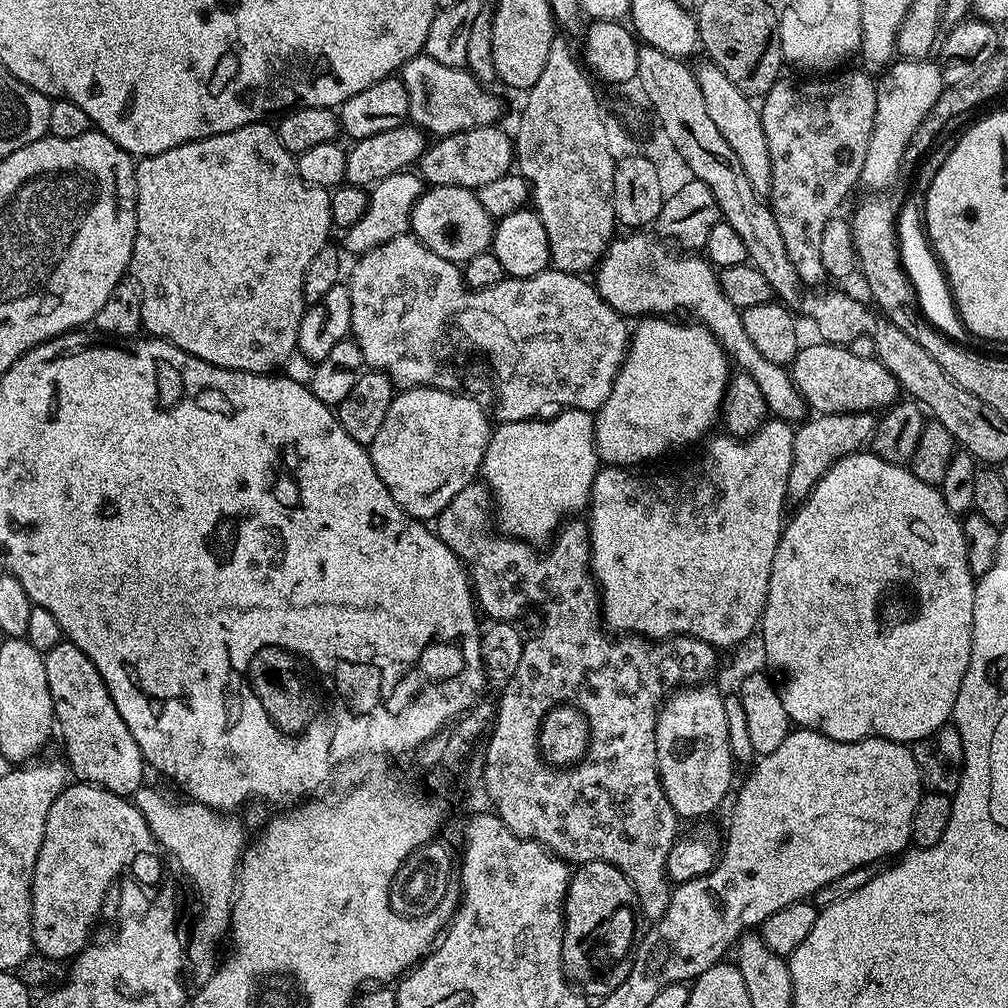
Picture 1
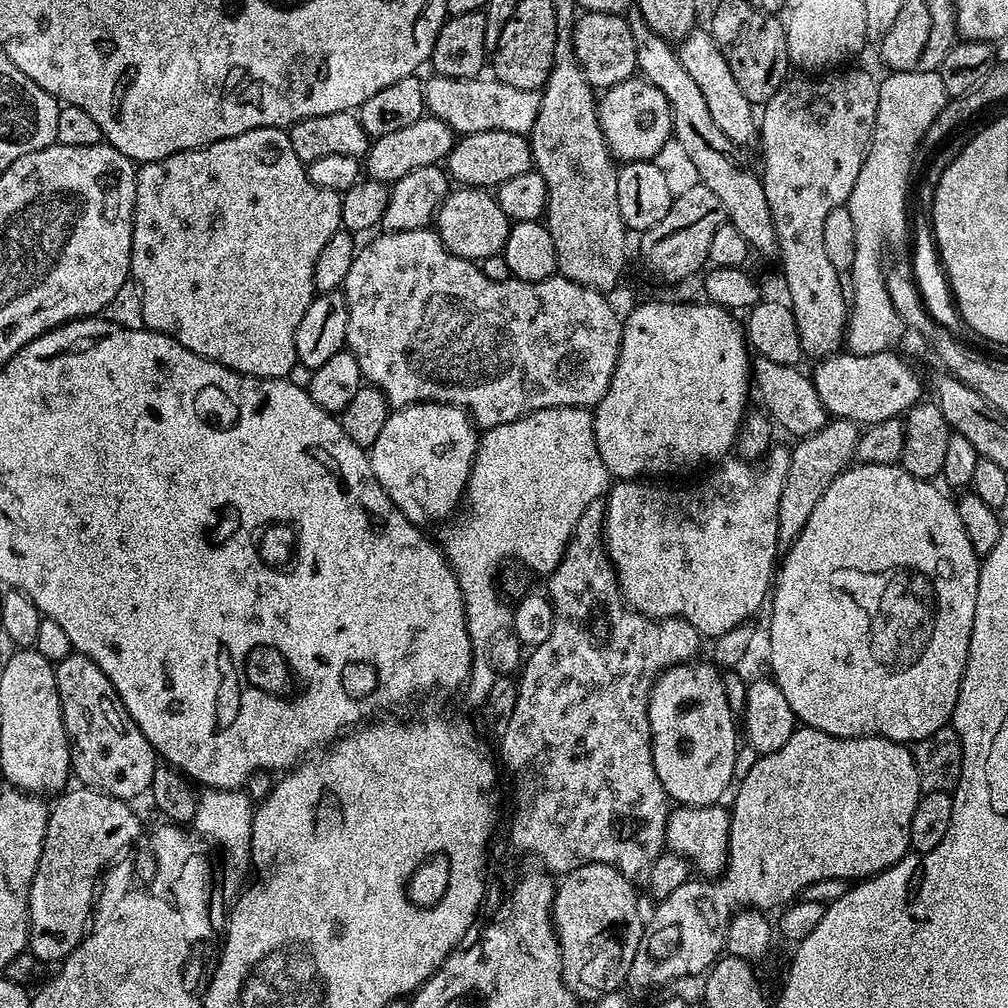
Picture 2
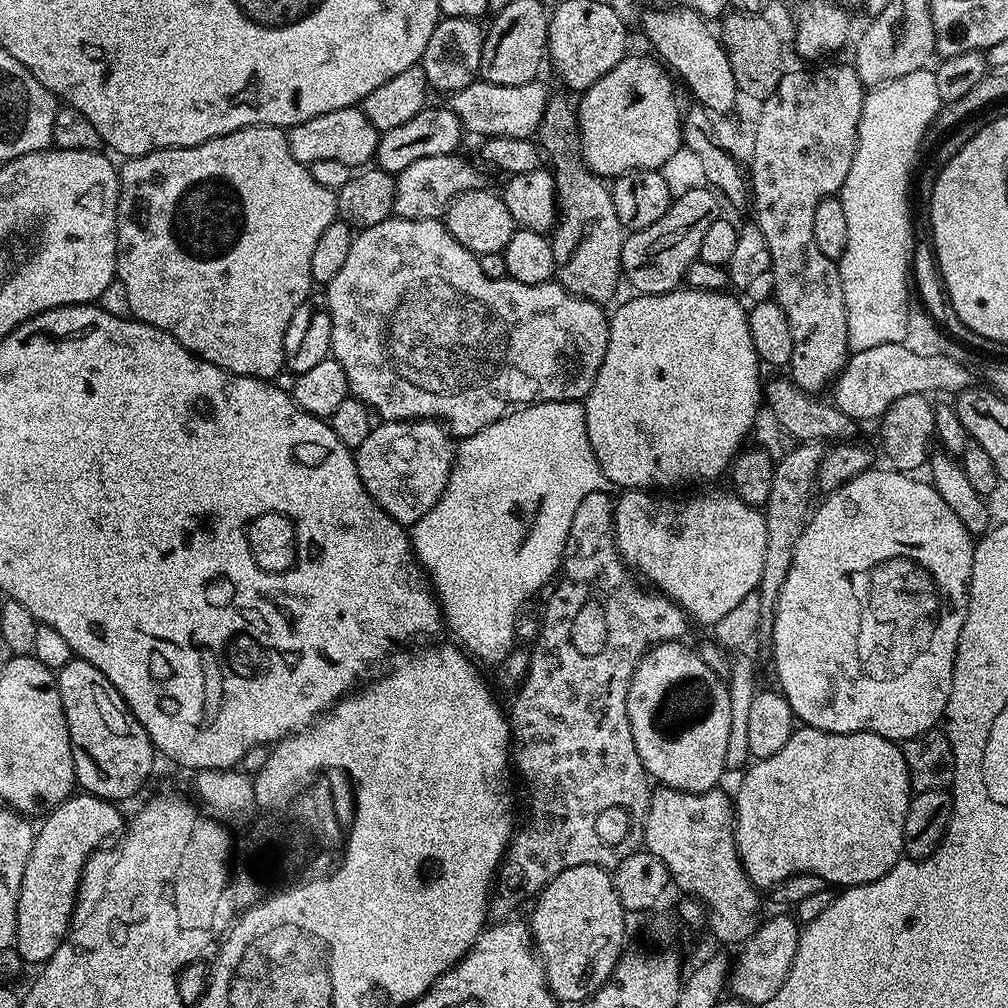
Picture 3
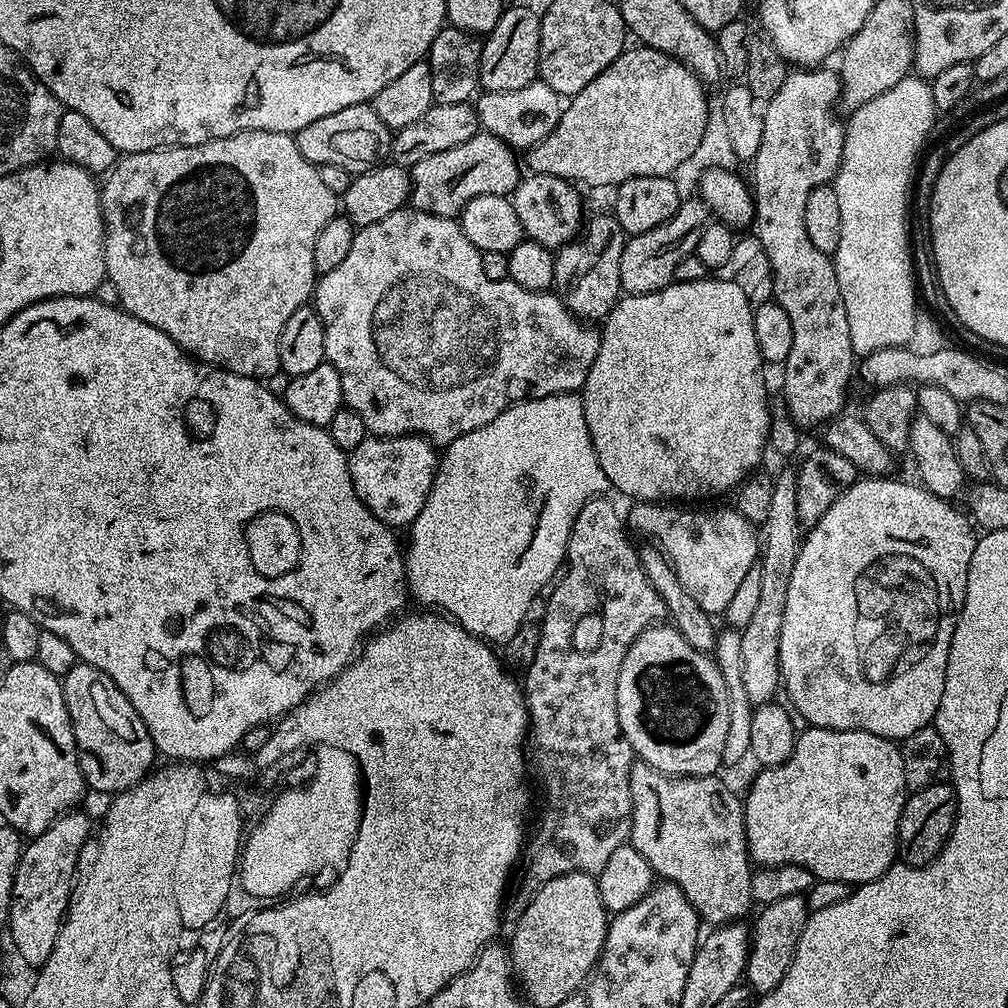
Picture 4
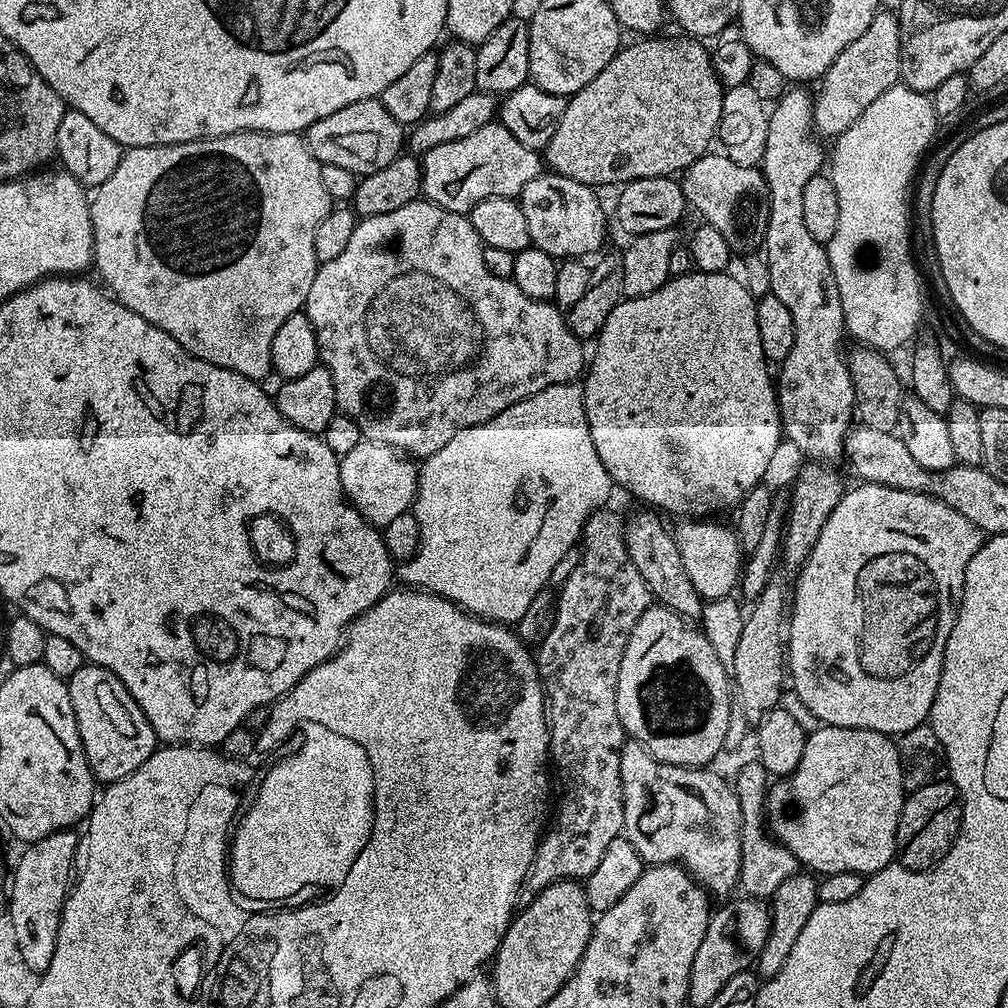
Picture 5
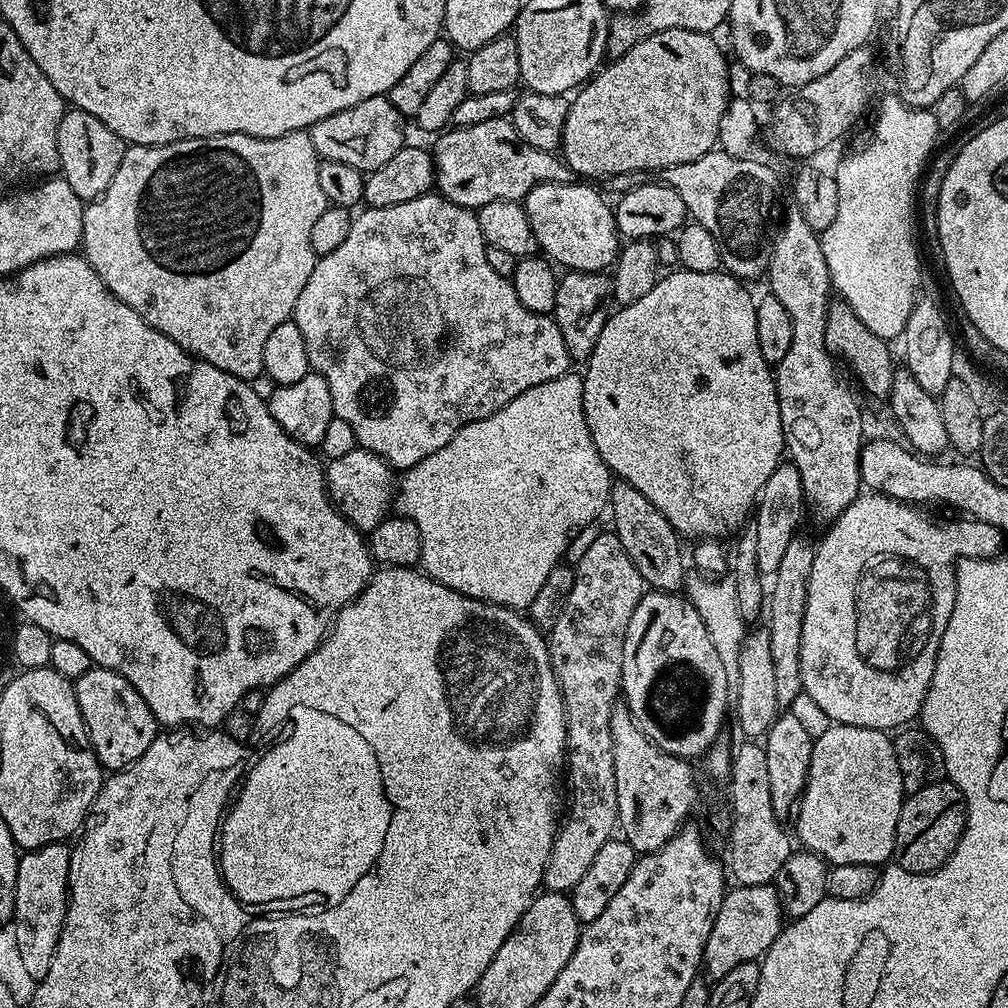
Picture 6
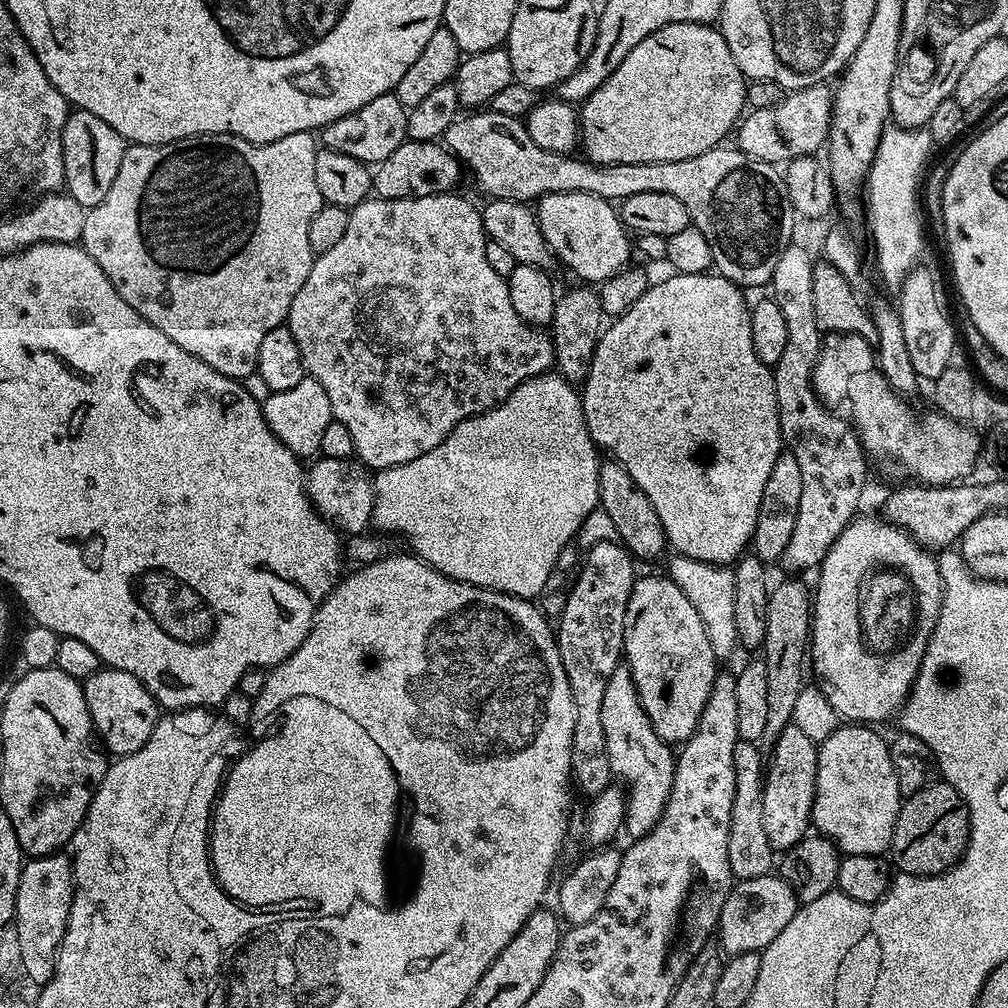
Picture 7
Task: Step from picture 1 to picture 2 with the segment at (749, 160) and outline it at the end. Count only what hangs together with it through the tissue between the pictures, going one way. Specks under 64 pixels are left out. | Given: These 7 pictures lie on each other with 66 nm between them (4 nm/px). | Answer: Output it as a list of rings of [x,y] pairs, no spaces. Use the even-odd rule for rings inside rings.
[[[693,27],[686,36],[675,45],[676,54],[682,62],[683,68],[694,78],[698,91],[702,94],[714,123],[722,129],[722,134],[730,138],[732,143],[743,146],[747,140],[755,141],[758,136],[758,116],[754,111],[751,100],[742,94],[738,82],[734,82],[734,74],[730,74],[730,66],[726,66],[726,58],[722,58],[722,50],[714,42],[711,31]]]

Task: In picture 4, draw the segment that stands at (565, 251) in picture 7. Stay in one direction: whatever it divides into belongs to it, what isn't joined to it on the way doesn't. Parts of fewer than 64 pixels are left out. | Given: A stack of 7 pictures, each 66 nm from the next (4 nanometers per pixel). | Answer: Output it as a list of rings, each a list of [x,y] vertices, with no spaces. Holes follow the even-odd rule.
[[[537,172],[521,175],[510,199],[514,214],[518,214],[518,222],[522,222],[525,237],[553,250],[559,250],[576,239],[582,231],[580,196],[576,192],[579,192],[577,185],[570,180]]]

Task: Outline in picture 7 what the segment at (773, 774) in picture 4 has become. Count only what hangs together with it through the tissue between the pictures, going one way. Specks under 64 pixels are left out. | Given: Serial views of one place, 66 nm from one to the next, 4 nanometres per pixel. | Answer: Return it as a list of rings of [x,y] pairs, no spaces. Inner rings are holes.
[[[844,722],[825,740],[819,741],[816,749],[818,774],[811,827],[819,835],[831,840],[844,856],[884,856],[892,847],[894,826],[898,822],[902,797],[898,786],[898,774],[894,774],[894,762],[890,762],[889,741],[883,740],[876,730],[875,727],[859,722]]]

